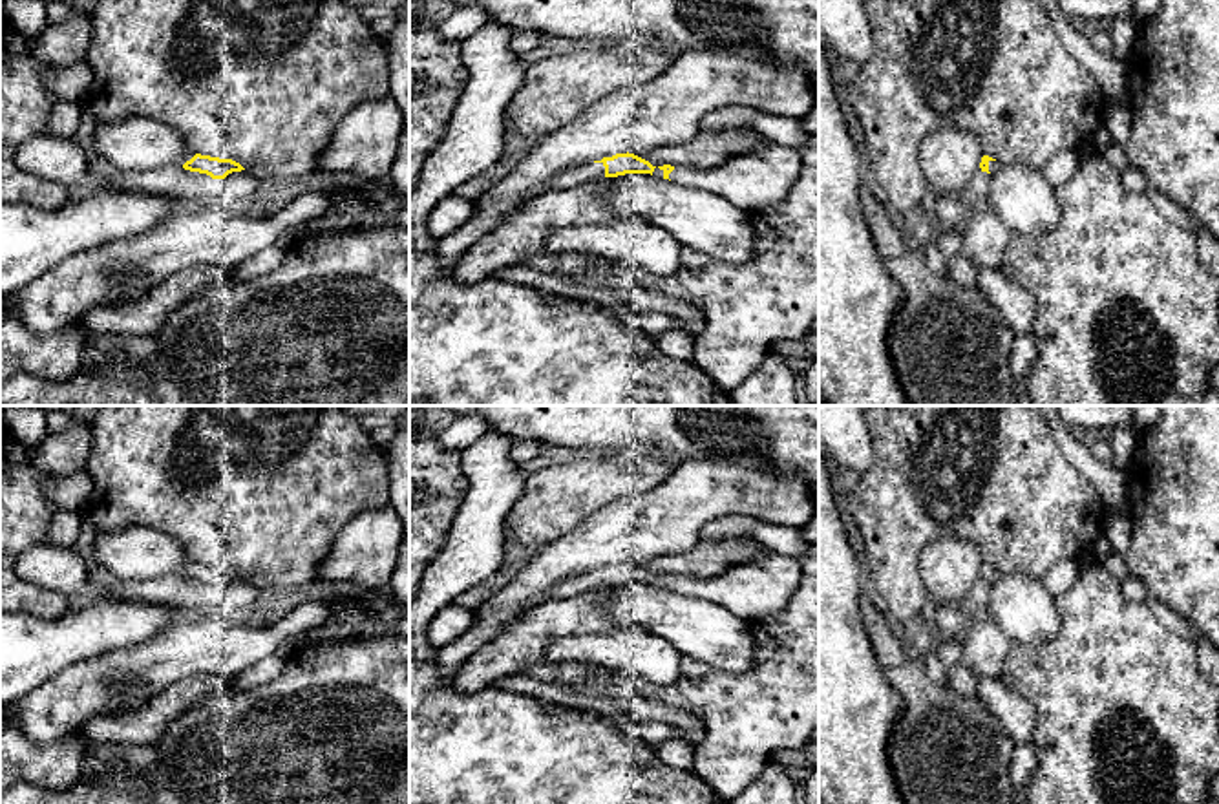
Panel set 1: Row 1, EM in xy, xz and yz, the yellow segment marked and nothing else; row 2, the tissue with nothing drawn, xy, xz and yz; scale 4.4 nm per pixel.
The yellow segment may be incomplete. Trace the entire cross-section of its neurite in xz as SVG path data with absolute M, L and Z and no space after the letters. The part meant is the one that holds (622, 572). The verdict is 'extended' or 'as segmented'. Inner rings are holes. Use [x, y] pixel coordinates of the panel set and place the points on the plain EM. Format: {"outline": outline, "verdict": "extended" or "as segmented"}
{"outline": "M769 554L768 557L733 566L718 577L691 579L682 576L652 576L634 563L616 563L556 585L541 601L561 599L596 587L651 583L680 594L693 594L722 605L731 614L753 623L788 607L802 577L800 559Z", "verdict": "extended"}

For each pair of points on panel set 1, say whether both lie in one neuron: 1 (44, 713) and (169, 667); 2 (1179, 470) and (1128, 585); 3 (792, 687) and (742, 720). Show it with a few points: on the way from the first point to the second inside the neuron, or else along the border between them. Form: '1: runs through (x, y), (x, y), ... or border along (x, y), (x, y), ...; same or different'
1: runs through (75, 695), (97, 675), (112, 667), (137, 667); same
2: border along (1128, 572), (1143, 583), (1150, 596); different
3: runs through (779, 700), (755, 713); same

